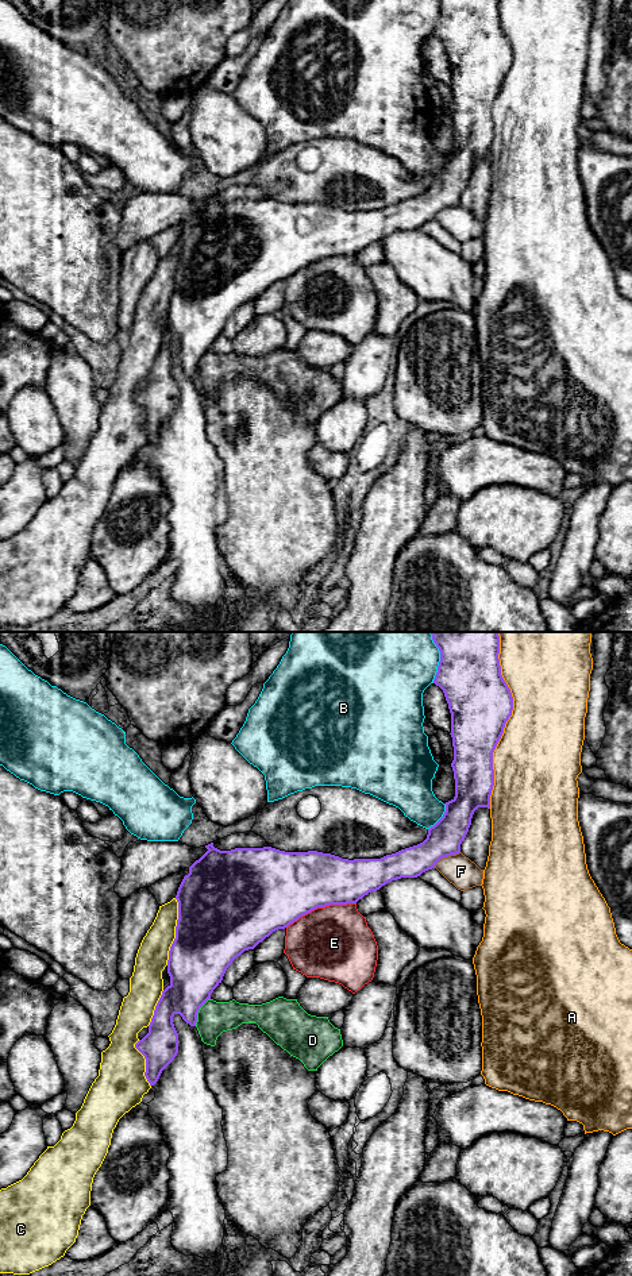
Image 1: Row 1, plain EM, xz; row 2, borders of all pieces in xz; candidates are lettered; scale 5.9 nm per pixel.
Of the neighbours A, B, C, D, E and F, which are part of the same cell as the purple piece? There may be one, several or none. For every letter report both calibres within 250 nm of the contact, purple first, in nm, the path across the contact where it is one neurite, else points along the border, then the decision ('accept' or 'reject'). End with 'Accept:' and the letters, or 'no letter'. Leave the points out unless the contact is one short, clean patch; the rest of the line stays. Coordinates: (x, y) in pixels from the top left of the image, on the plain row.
A: 380 nm thick on the purple side, 480 nm on the other; reject
B: 360 nm thick on the purple side, 360 nm on the other; reject
C: 460 nm thick on the purple side, 190 nm on the other; reject
D: 320 nm thick on the purple side, 200 nm on the other; border along xz (209, 350), (200, 359), (195, 377); reject
E: 420 nm thick on the purple side, 440 nm on the other; reject
F: 200 nm thick on the purple side, 180 nm on the other; border along xz (459, 203), (443, 208), (434, 219); reject
Accept: no letter

